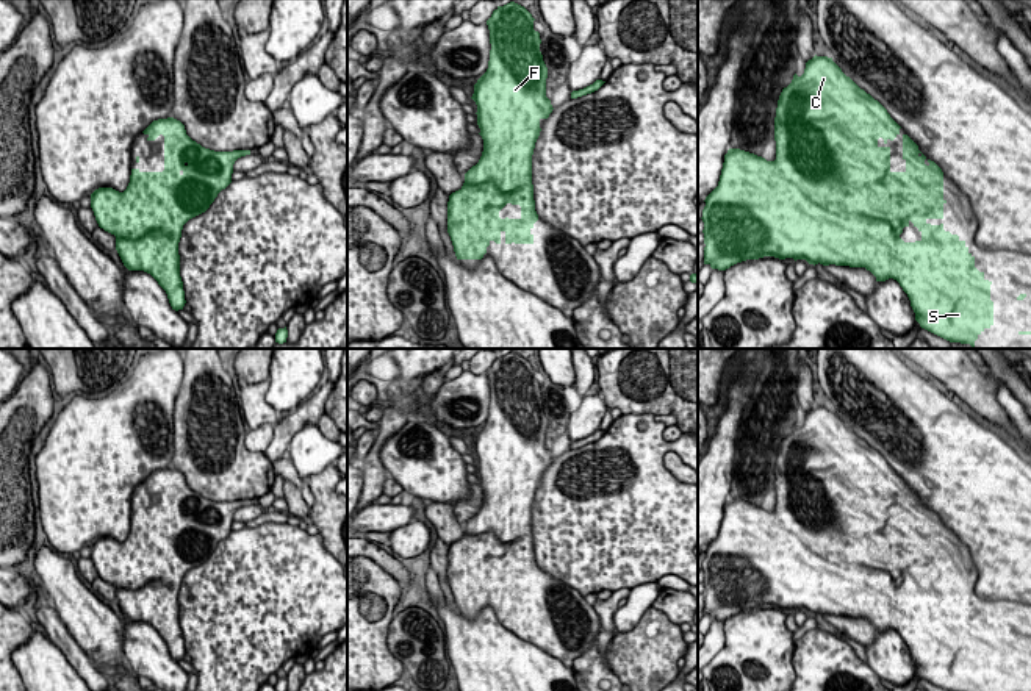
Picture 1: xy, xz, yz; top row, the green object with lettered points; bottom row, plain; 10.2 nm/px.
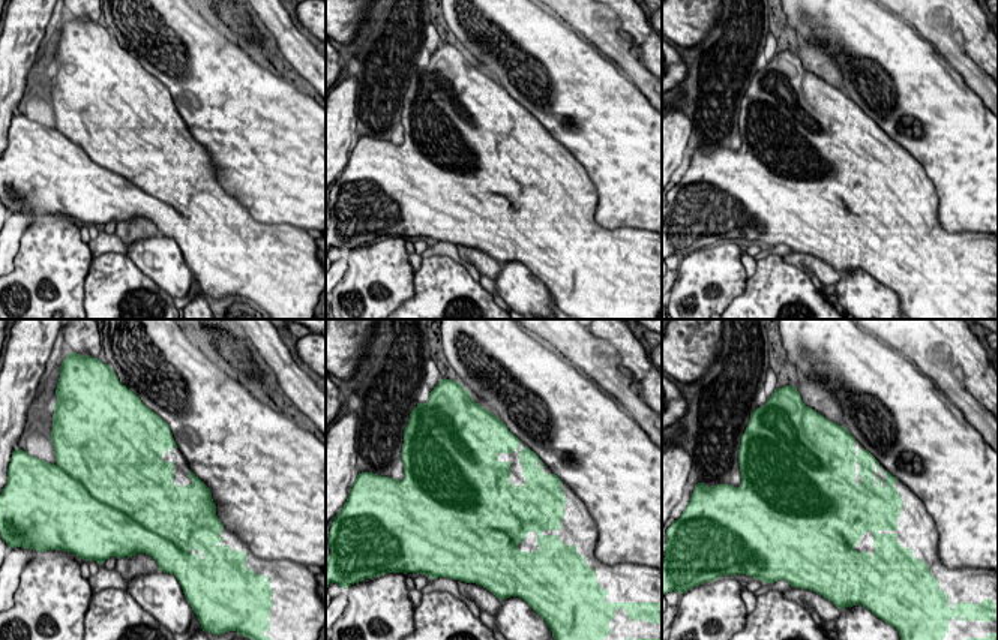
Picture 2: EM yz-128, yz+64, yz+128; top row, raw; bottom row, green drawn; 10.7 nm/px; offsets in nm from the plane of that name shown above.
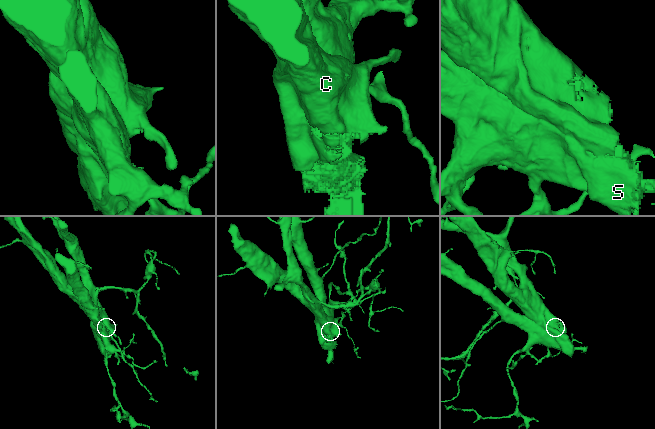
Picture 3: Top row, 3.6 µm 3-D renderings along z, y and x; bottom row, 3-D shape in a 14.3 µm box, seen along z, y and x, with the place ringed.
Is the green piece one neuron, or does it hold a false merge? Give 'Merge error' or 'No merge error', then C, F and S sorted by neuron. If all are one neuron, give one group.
No merge error. Groups: C F S

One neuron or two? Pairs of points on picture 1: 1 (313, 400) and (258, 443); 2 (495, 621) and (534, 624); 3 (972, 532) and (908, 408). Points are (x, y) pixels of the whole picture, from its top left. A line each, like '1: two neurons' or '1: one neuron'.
1: two neurons
2: one neuron
3: one neuron

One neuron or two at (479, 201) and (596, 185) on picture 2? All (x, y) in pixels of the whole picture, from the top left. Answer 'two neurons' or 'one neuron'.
two neurons

